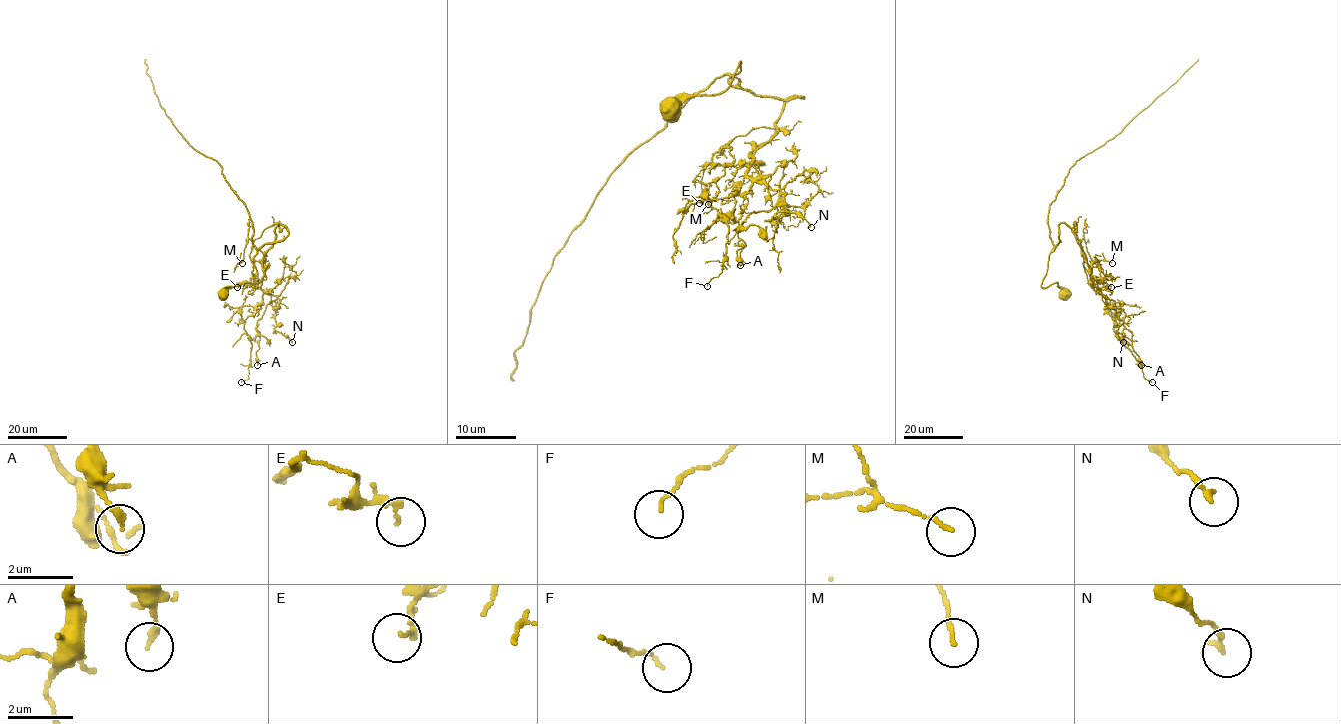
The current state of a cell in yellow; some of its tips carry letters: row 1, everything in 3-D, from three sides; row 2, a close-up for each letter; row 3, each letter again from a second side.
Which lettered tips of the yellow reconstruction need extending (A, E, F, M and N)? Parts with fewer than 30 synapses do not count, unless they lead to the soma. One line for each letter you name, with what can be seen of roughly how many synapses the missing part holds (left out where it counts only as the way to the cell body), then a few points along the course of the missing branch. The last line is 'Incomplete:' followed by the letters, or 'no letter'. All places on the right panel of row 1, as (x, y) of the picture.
Incomplete: no letter

